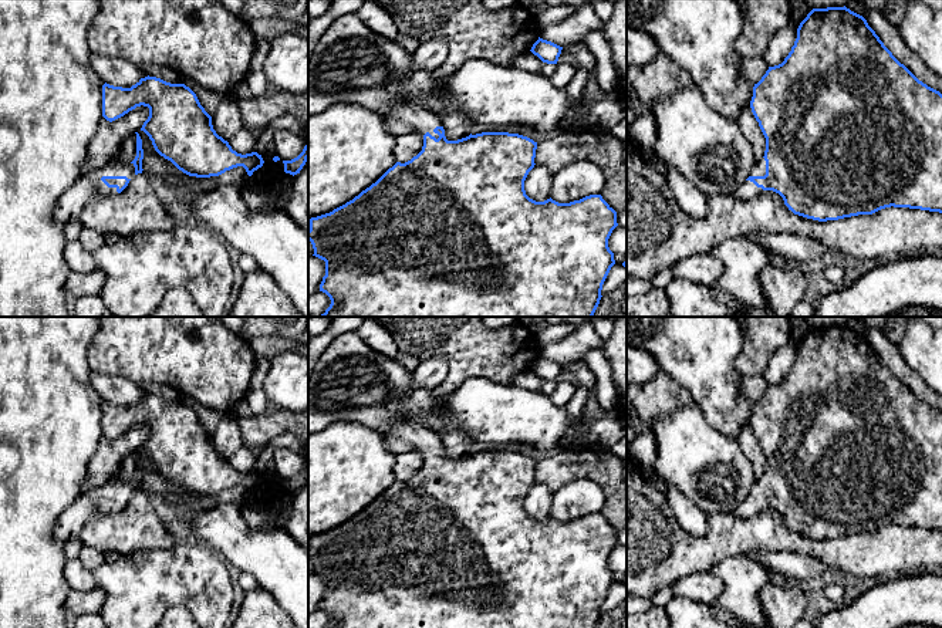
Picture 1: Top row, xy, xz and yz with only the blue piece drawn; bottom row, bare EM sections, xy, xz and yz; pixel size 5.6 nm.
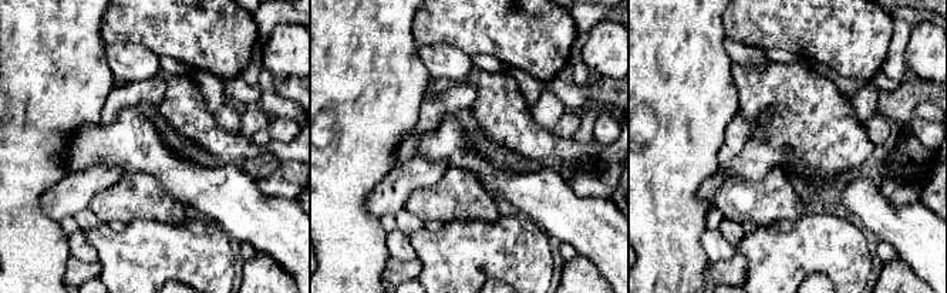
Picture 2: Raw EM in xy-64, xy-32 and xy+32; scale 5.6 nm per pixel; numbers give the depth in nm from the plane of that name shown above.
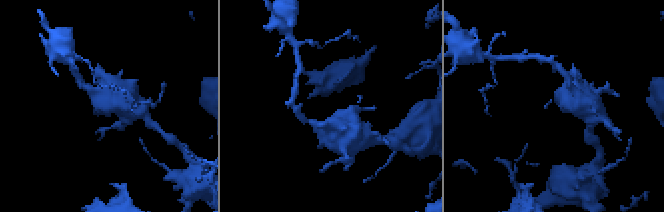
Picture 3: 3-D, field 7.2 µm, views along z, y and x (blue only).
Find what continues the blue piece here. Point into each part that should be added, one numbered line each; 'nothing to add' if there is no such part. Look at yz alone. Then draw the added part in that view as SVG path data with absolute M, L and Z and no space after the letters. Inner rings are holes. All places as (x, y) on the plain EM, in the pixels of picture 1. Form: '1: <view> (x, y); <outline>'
1: yz (759, 488); M762 476L757 479L753 484L753 487L749 490L749 494L764 494L766 493L766 479Z

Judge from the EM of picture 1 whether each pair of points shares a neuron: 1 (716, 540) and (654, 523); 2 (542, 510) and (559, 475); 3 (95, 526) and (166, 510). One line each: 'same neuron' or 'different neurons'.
1: same neuron
2: different neurons
3: different neurons

